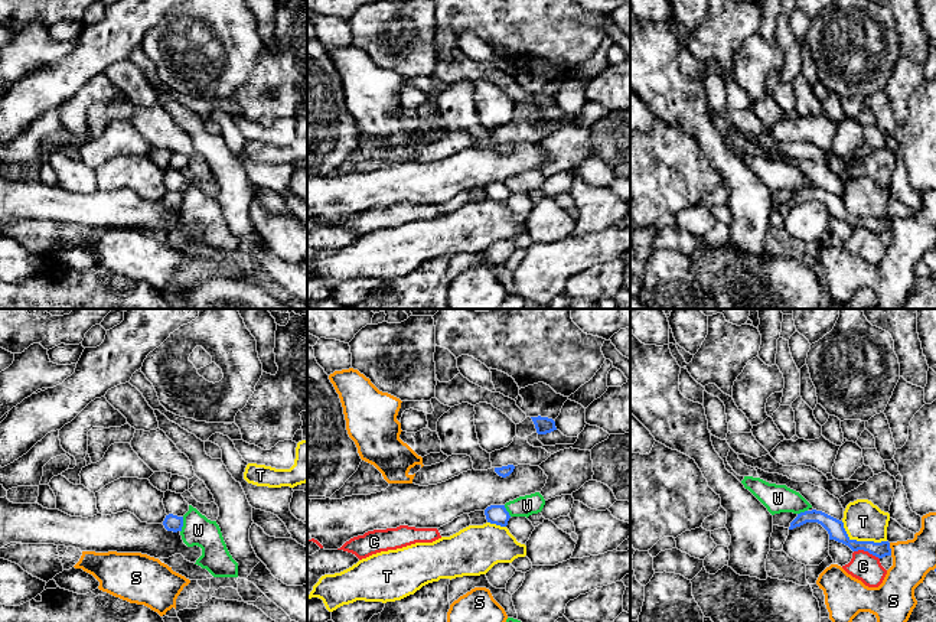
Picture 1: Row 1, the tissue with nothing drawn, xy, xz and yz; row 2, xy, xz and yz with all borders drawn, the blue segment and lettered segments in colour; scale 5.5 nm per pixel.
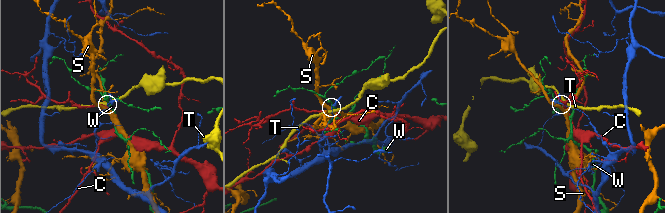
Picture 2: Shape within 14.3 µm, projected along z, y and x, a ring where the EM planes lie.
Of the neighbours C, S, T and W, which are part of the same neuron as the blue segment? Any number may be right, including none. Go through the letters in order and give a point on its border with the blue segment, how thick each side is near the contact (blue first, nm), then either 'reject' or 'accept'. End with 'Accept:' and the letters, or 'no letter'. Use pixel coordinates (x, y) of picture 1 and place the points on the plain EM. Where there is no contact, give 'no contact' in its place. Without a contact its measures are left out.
C: meets blue in yz at (867, 227); 100 nm thick on the blue side, 160 nm on the other; reject
S: meets blue in yz at (890, 225); 90 nm thick on the blue side, 220 nm on the other; reject
T: meets blue in yz at (860, 218); 100 nm thick on the blue side, 220 nm on the other; reject
W: meets blue in xy at (182, 201); 100 nm thick on the blue side, 170 nm on the other; reject
Accept: no letter

